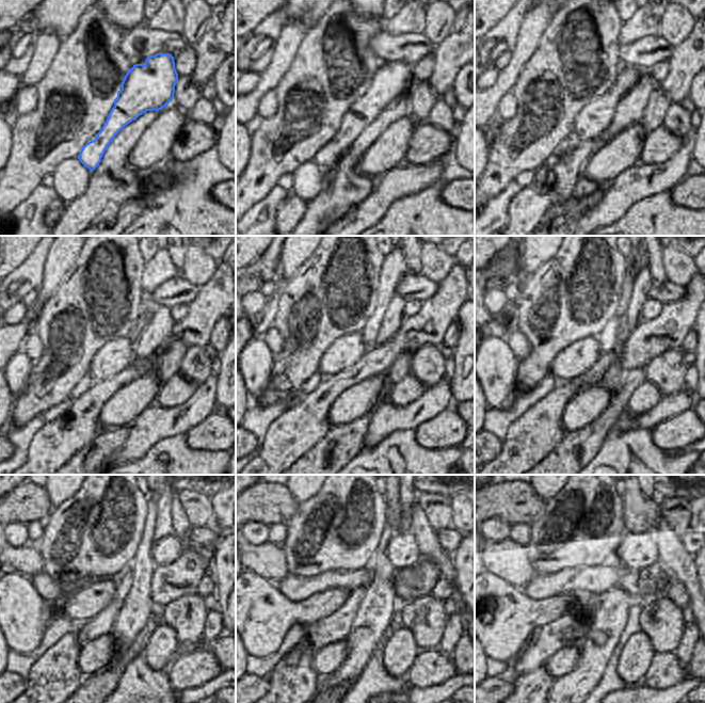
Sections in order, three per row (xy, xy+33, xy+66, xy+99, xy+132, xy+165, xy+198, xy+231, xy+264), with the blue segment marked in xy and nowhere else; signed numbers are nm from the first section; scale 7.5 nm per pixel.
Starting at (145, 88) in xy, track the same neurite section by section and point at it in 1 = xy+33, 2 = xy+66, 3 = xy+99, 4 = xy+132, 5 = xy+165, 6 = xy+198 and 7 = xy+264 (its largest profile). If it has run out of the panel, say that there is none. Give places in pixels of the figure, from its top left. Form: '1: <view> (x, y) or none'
1: xy+33 (387, 84)
2: xy+66 (594, 121)
3: xy+99 (114, 358)
4: xy+132 (339, 358)
5: xy+165 (579, 358)
6: xy+198 (90, 600)
7: xy+264 (503, 618)

